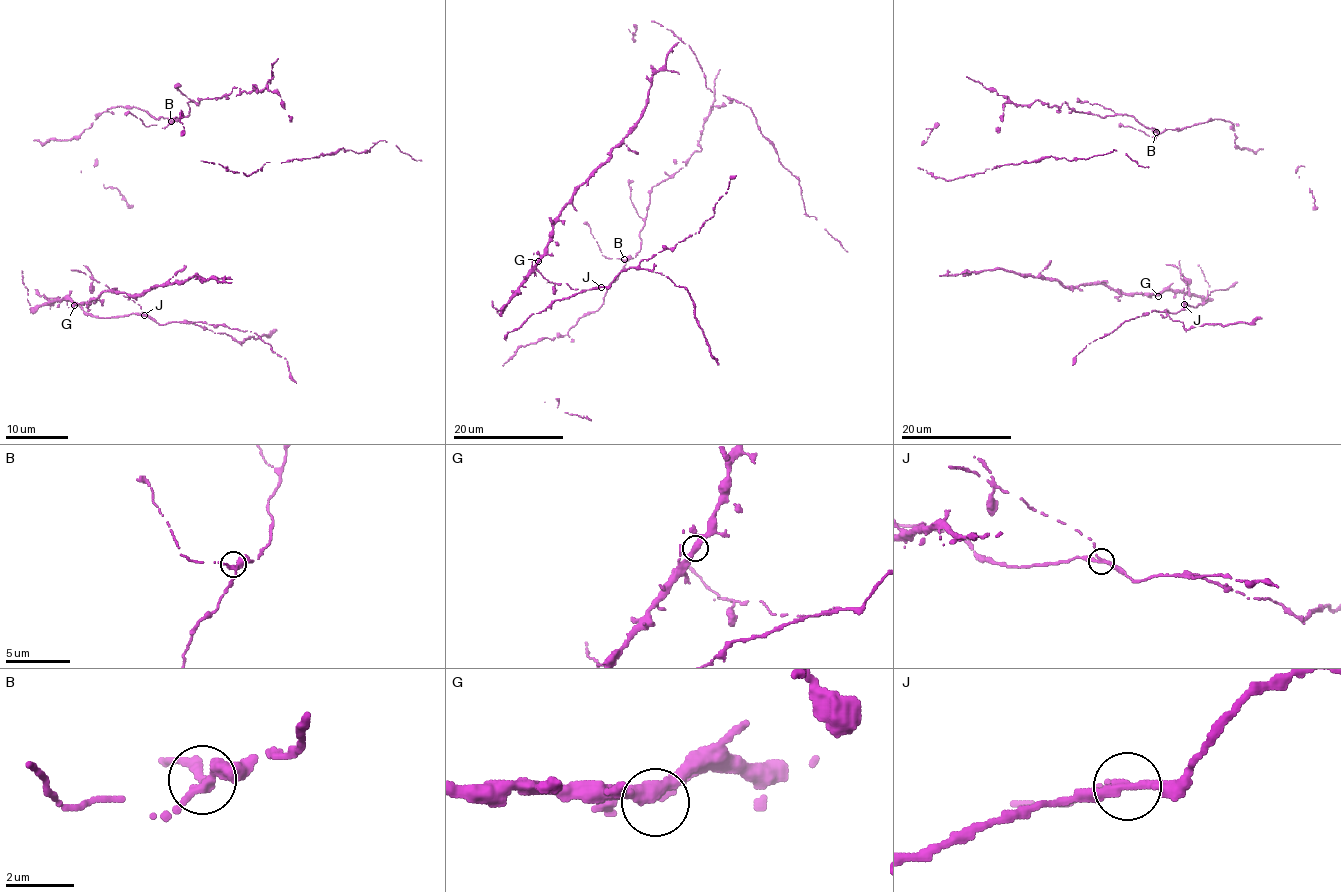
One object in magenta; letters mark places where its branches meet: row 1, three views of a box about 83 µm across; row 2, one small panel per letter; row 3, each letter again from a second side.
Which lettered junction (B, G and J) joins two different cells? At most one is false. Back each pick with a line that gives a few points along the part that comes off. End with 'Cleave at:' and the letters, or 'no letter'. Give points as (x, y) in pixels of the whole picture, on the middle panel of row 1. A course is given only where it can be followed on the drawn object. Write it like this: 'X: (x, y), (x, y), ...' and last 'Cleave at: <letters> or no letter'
J: (601, 287), (572, 288), (566, 283), (552, 283), (536, 269)
Cleave at: J

